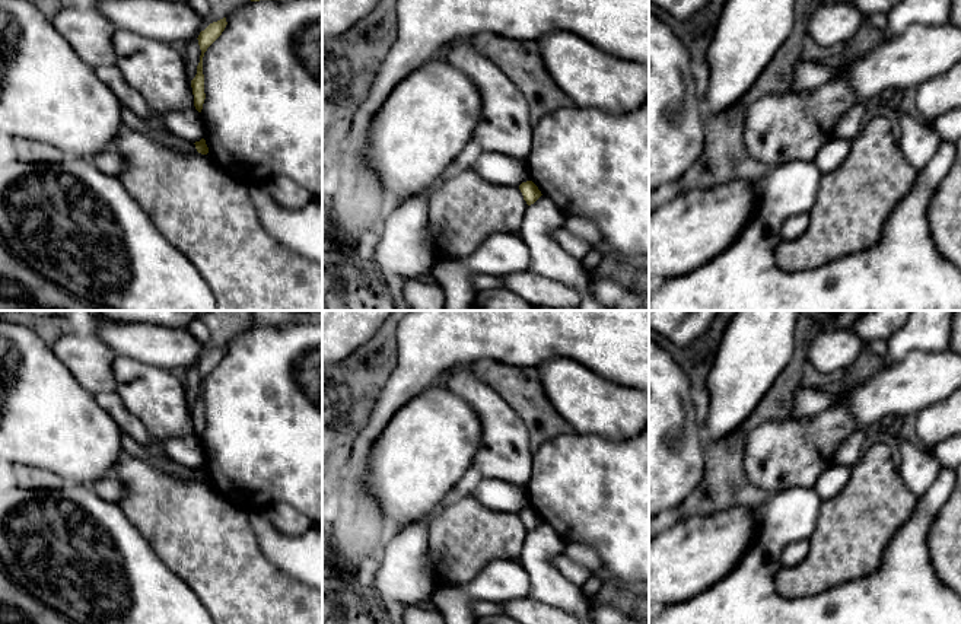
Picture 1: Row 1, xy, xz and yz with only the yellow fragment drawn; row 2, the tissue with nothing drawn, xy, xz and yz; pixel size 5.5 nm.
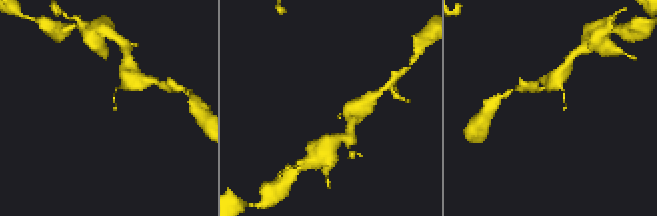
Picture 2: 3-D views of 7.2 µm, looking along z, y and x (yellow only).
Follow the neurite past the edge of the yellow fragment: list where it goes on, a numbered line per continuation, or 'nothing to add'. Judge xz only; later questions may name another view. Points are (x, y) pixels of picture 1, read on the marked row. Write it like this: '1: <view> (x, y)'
nothing to add

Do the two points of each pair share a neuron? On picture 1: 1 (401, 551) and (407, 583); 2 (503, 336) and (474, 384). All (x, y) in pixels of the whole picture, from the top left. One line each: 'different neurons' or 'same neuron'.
1: same neuron
2: different neurons

